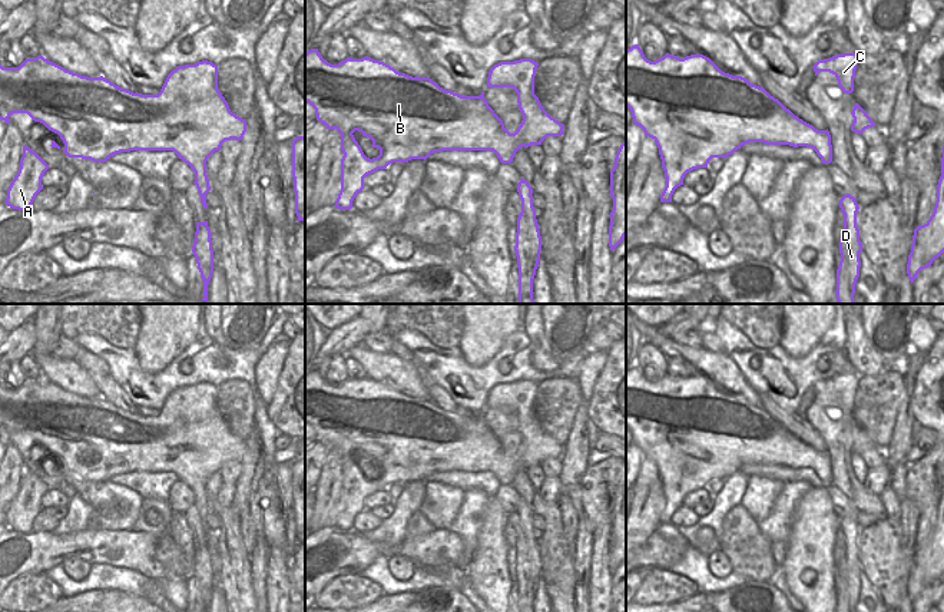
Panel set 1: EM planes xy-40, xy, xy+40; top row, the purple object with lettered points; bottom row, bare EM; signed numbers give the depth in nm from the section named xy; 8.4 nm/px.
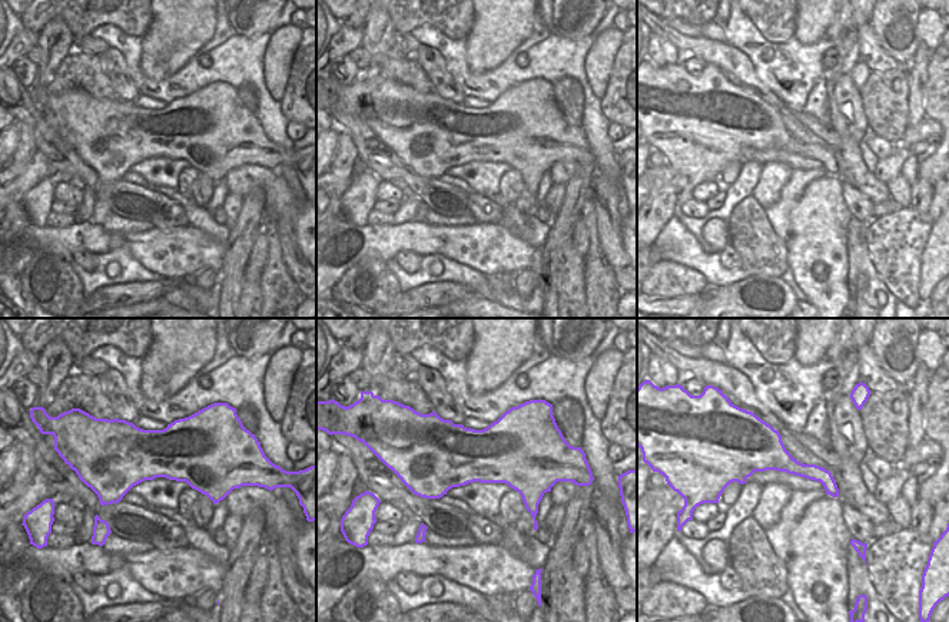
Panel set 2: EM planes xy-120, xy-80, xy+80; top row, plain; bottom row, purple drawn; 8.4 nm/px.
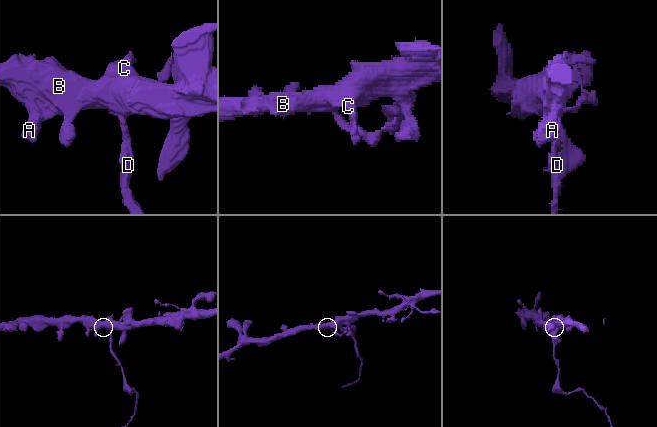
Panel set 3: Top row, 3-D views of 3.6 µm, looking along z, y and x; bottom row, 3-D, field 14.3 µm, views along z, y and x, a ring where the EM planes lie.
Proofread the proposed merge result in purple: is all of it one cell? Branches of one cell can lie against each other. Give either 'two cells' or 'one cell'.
two cells

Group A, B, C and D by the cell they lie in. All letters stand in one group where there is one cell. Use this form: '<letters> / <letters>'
A B C / D

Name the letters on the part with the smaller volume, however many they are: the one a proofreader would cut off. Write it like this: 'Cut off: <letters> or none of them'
Cut off: D

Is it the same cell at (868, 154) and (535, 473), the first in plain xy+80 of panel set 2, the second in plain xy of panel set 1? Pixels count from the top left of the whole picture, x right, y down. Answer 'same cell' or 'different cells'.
same cell

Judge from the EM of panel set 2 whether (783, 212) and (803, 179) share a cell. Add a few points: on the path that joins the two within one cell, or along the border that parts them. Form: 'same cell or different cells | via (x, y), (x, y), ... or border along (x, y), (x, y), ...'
same cell | via (785, 204), (795, 188)

